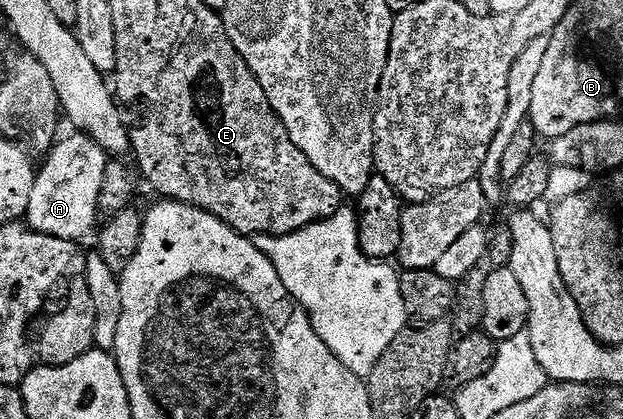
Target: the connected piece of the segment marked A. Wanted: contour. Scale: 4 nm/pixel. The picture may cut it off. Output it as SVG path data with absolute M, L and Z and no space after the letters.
M79 131L71 134L73 137L57 140L51 153L43 158L44 166L40 165L33 194L30 195L30 203L26 214L28 228L35 229L37 233L54 235L58 239L66 239L77 243L83 242L83 237L88 237L97 228L96 217L100 213L98 207L98 191L102 191L102 175L106 171L110 160L109 154L87 133Z

